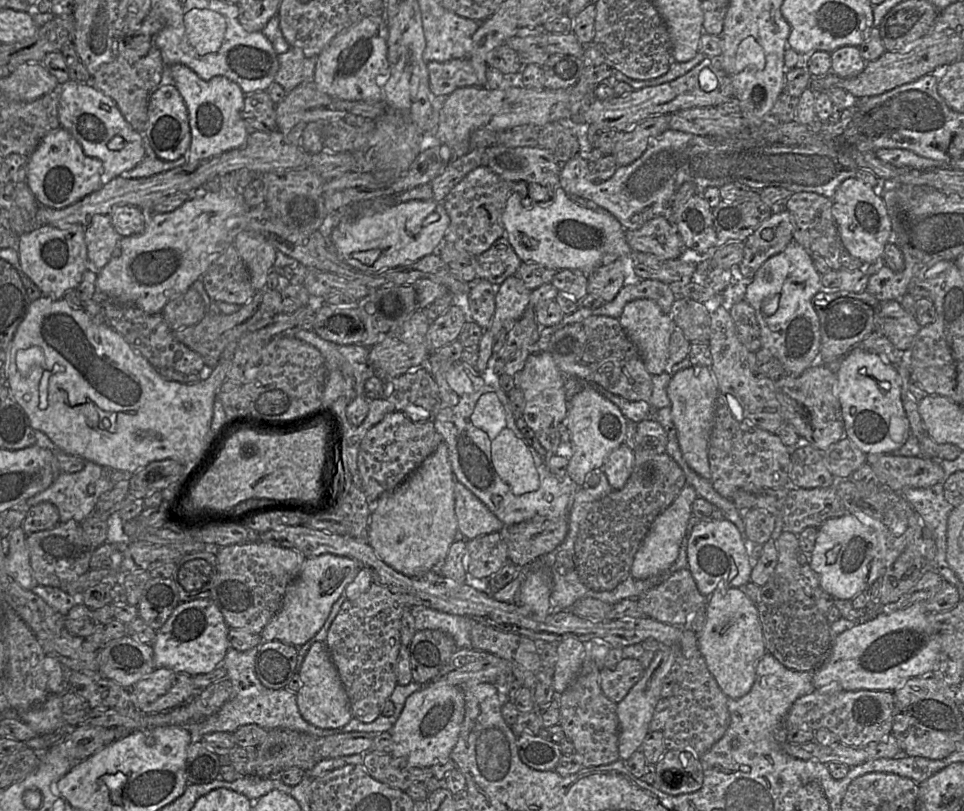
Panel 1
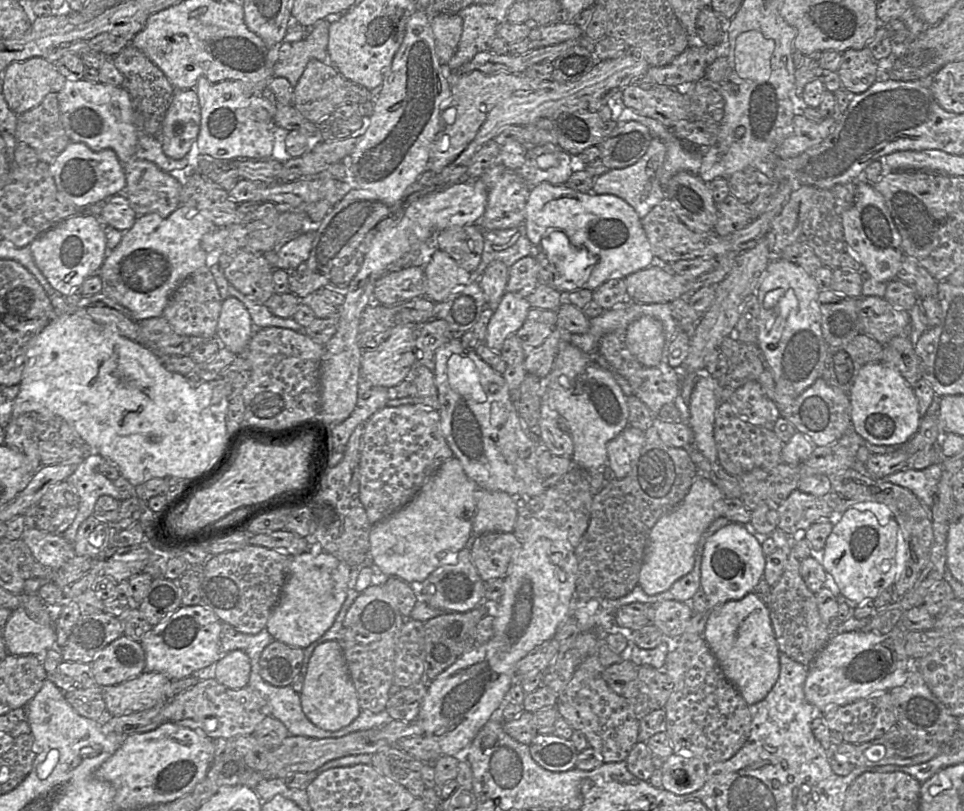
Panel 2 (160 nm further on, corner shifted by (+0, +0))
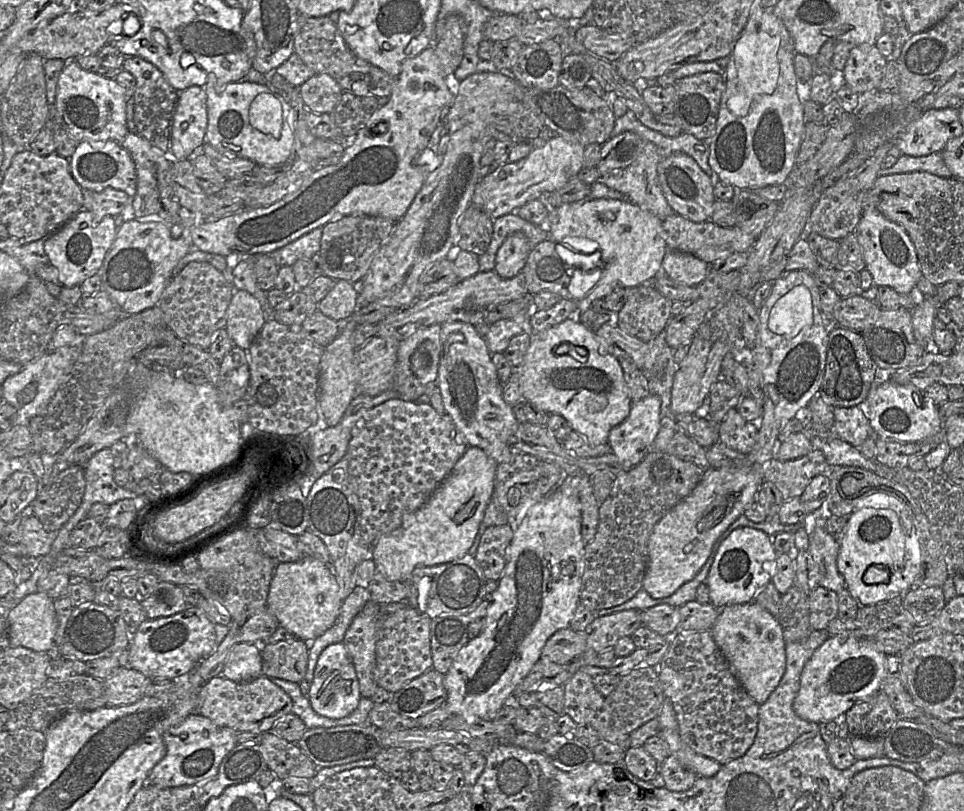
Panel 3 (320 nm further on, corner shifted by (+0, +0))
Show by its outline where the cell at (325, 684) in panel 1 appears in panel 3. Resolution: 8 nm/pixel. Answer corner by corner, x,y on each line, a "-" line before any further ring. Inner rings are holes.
343,642
329,645
320,654
308,698
316,713
330,719
346,717
357,708
361,699
359,681

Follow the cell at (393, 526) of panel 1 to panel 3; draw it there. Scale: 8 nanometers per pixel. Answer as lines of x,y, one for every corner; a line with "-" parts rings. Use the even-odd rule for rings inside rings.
468,447
428,500
419,509
406,515
400,527
380,537
372,546
371,558
377,571
389,581
407,582
416,567
451,562
468,553
479,531
485,509
493,496
497,465
481,448

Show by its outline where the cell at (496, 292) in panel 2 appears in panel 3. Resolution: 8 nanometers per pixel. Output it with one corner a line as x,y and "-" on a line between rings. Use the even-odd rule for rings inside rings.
524,233
508,235
497,250
493,270
502,278
513,278
522,271
531,249

